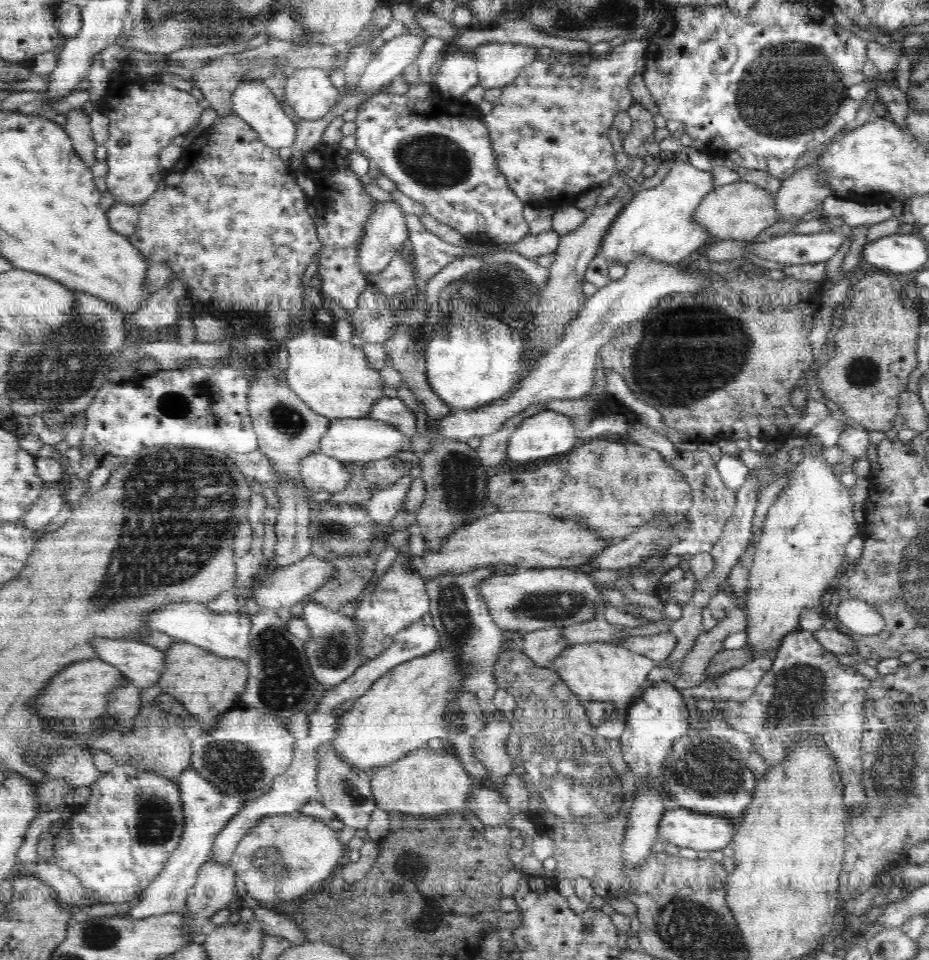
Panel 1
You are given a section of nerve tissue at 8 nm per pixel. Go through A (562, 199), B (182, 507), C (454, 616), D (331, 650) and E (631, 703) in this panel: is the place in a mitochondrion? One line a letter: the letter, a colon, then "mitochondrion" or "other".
A: other
B: mitochondrion
C: mitochondrion
D: mitochondrion
E: other

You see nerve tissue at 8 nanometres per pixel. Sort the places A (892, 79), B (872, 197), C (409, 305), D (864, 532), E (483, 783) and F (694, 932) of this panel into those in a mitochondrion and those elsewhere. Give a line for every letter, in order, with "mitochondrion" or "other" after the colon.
A: other
B: other
C: mitochondrion
D: other
E: other
F: mitochondrion

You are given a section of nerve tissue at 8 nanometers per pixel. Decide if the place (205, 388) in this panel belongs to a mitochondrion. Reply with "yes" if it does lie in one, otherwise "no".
yes

